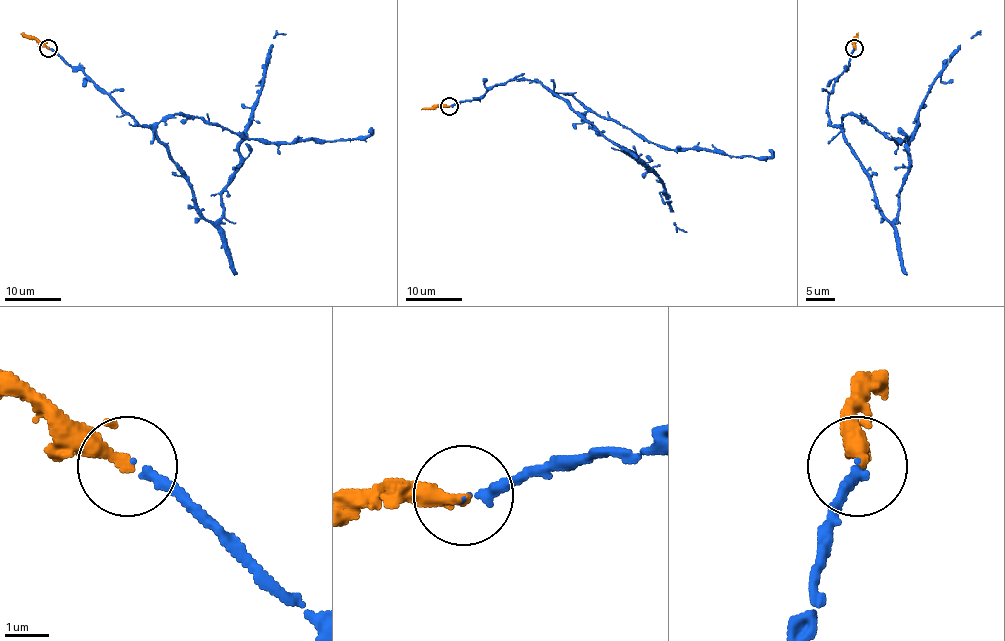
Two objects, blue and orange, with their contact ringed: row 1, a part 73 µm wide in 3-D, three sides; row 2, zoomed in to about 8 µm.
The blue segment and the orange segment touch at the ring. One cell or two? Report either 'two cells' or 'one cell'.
one cell

